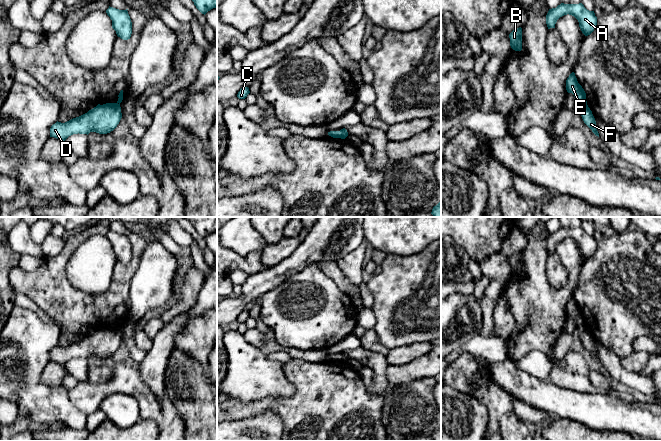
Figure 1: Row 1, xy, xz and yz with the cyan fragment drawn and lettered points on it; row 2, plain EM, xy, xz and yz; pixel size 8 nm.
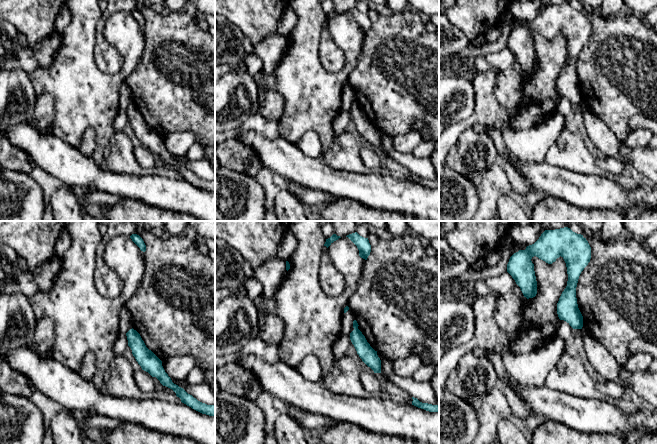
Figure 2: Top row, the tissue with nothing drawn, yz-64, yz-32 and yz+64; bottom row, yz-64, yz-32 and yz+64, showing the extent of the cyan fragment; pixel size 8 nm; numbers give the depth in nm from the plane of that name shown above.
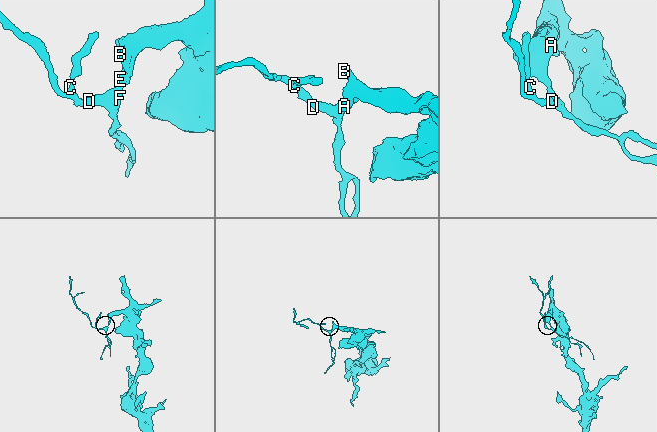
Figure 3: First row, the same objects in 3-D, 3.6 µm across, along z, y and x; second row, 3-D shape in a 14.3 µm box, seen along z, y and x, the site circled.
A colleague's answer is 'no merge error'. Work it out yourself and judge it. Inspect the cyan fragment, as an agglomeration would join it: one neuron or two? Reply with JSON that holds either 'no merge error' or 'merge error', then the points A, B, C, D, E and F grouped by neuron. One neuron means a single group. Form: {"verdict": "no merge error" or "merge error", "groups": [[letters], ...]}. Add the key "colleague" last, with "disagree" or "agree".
{"verdict": "no merge error", "groups": [["A", "B", "C", "D", "E", "F"]], "colleague": "agree"}

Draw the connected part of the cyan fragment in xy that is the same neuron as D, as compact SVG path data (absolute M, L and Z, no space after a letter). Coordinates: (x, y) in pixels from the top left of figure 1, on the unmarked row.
M123 314L118 319L116 327L98 328L87 337L73 342L65 347L56 346L50 352L50 361L65 365L73 358L89 358L96 356L107 358L119 348L122 337L120 327L123 324Z

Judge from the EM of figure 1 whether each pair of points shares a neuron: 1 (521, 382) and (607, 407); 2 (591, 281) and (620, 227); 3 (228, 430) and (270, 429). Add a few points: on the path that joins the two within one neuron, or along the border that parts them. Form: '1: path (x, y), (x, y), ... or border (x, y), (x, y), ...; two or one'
1: path (542, 394), (558, 402), (586, 407); one
2: border (632, 228), (616, 234); two
3: path (238, 427), (246, 423), (260, 423); one

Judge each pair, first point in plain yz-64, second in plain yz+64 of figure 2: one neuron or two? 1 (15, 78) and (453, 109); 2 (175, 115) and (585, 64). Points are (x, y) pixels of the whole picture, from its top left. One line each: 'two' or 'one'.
1: one
2: one

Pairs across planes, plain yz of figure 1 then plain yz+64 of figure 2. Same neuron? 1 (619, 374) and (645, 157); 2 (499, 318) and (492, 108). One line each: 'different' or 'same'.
1: different
2: different

